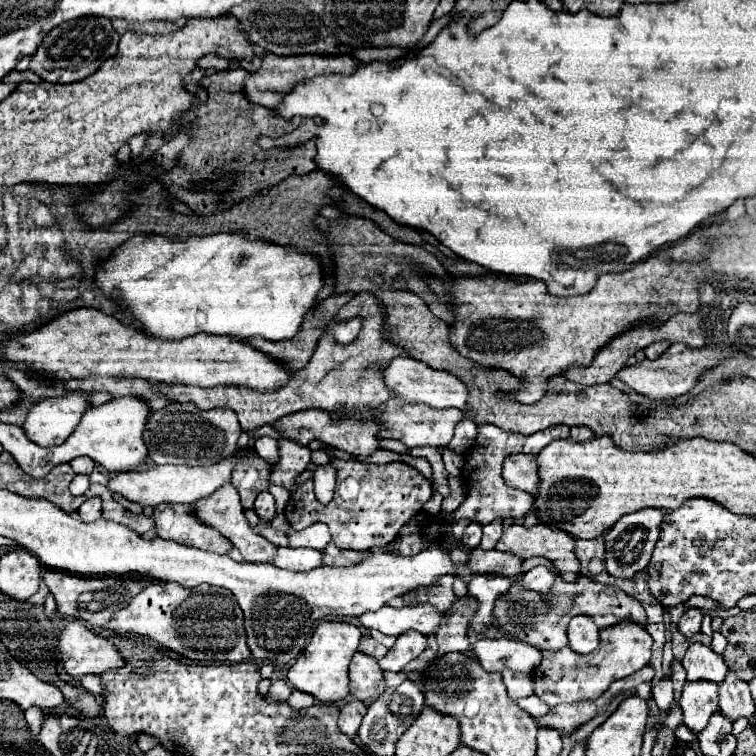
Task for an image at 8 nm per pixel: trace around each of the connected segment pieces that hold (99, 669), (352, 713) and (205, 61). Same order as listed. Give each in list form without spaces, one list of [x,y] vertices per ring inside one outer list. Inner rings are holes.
[[[66,620],[60,632],[60,654],[64,670],[78,678],[82,674],[102,674],[108,668],[120,666],[114,644],[90,630],[82,620]]]
[[[350,700],[342,706],[340,710],[340,720],[338,720],[338,728],[348,734],[348,736],[356,736],[358,728],[362,724],[362,718],[366,714],[366,704],[360,700]]]
[[[206,54],[200,62],[198,62],[198,66],[200,68],[204,68],[204,70],[228,70],[228,60],[226,58],[220,58],[220,56],[216,56],[216,54]]]

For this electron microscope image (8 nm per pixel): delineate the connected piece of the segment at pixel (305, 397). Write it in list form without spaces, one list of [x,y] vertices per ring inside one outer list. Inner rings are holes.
[[[360,292],[354,294],[354,298],[344,304],[336,318],[350,320],[354,316],[366,318],[362,324],[362,332],[356,336],[352,344],[338,344],[336,340],[330,340],[330,336],[322,336],[318,340],[316,352],[312,360],[308,362],[306,368],[298,370],[294,374],[292,382],[286,384],[284,388],[268,394],[258,394],[250,388],[244,386],[218,386],[218,388],[200,388],[200,386],[182,386],[182,384],[170,384],[162,386],[164,394],[170,400],[176,402],[194,402],[202,410],[212,410],[212,408],[232,408],[238,414],[242,430],[256,430],[264,424],[272,424],[282,416],[290,416],[300,410],[308,408],[318,408],[318,410],[328,410],[328,412],[340,412],[346,416],[358,414],[360,418],[374,412],[378,404],[386,402],[390,398],[388,388],[382,384],[382,376],[378,374],[380,368],[384,368],[392,358],[400,354],[408,354],[402,346],[390,342],[384,338],[386,334],[386,308],[382,306],[382,300],[374,296],[374,292]]]

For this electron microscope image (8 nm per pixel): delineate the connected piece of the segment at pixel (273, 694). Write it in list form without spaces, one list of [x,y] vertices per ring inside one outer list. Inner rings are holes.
[[[274,680],[272,686],[270,686],[270,692],[268,692],[268,698],[274,698],[274,700],[288,700],[292,688],[288,686],[288,682],[284,680]]]

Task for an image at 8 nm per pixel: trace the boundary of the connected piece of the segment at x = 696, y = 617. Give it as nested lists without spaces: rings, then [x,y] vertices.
[[[690,608],[678,620],[678,628],[684,636],[694,636],[696,632],[700,632],[700,622],[702,622],[702,610],[700,608]]]

